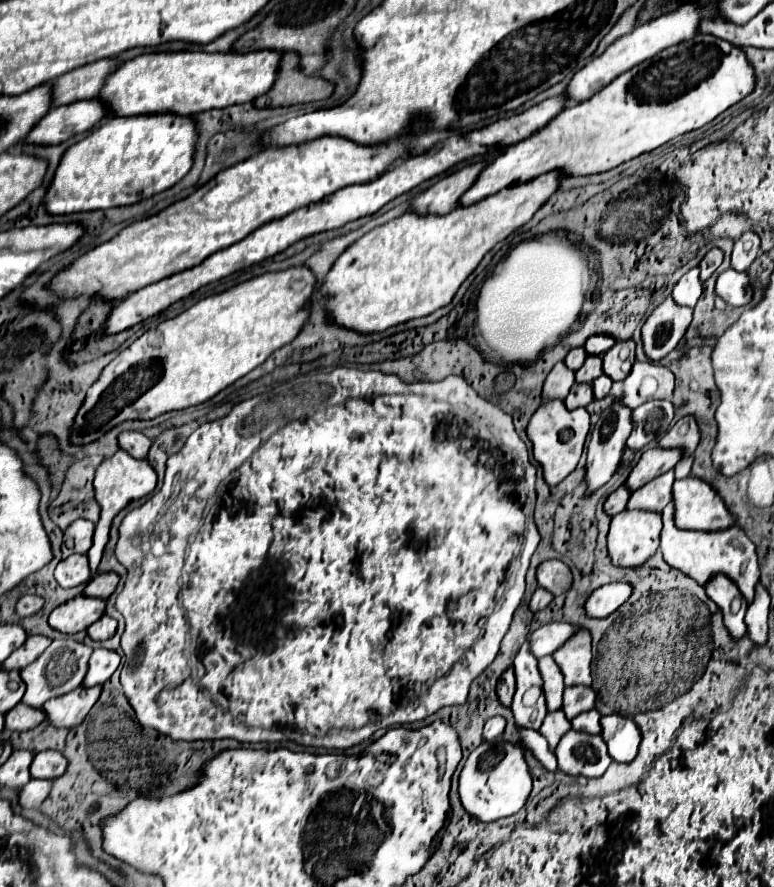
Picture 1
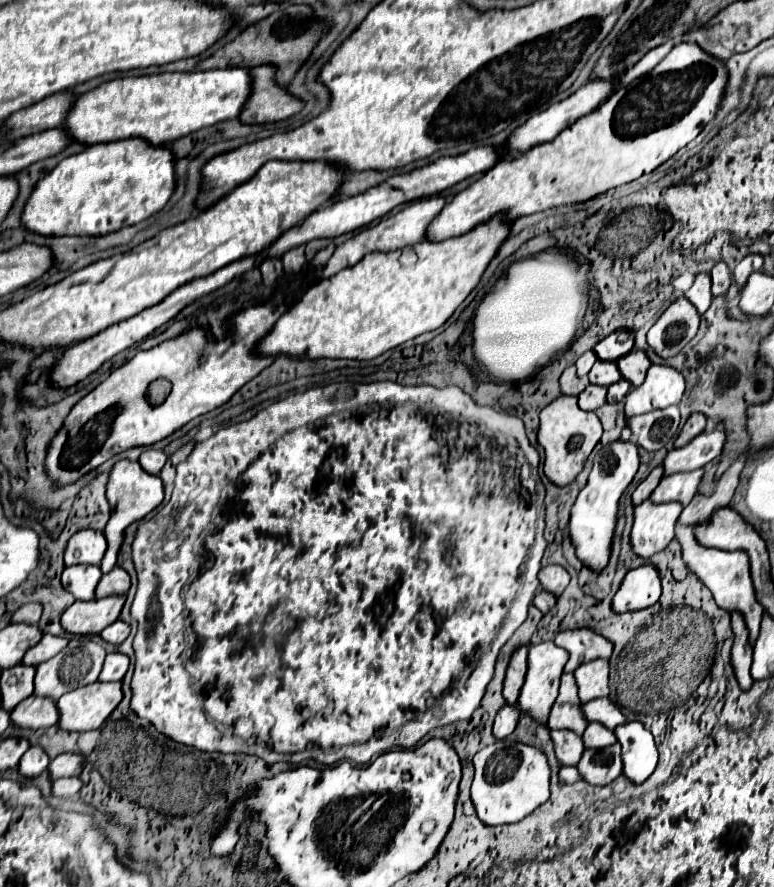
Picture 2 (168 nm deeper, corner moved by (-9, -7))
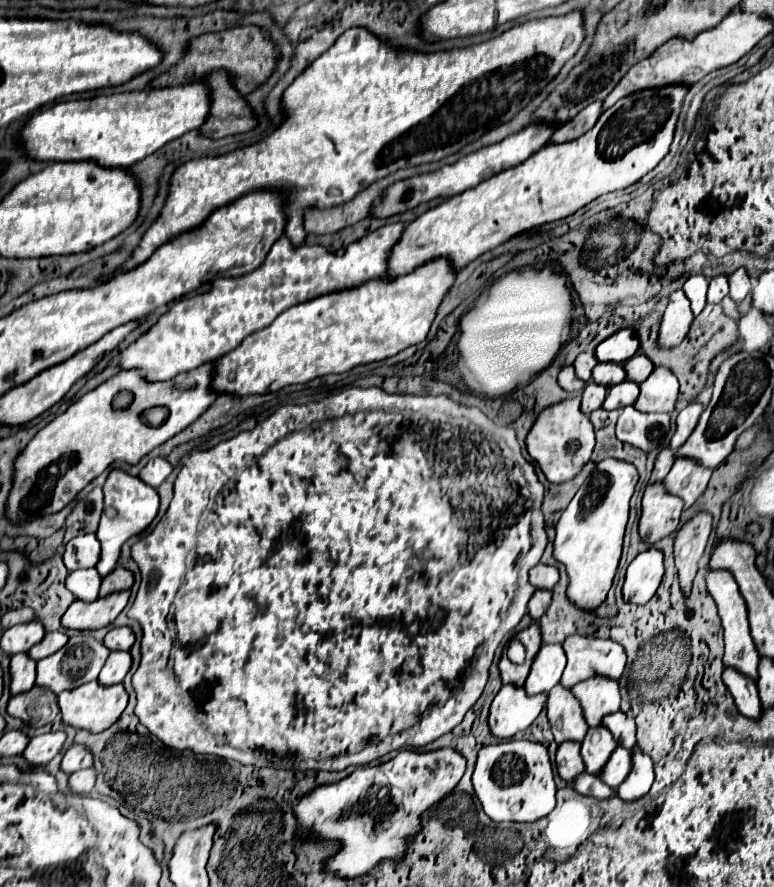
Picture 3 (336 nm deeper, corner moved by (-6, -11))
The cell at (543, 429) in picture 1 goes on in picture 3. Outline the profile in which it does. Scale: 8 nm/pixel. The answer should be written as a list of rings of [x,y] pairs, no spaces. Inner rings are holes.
[[[572,396],[542,410],[530,434],[526,436],[526,446],[530,456],[540,464],[548,482],[562,484],[572,480],[590,460],[590,454],[594,450],[594,428],[590,418],[580,412],[580,396]]]

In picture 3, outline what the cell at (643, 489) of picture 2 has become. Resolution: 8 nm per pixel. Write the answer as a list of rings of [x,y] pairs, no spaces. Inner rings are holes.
[[[664,448],[656,458],[656,464],[654,464],[654,470],[652,470],[652,476],[650,476],[650,484],[662,482],[666,478],[666,474],[670,472],[672,464],[674,464],[674,454],[672,454],[670,448]]]

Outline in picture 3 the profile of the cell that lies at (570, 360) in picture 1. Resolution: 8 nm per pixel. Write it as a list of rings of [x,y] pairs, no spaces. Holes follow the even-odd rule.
[[[584,352],[584,354],[580,354],[580,356],[576,358],[576,362],[574,362],[576,376],[578,376],[580,380],[586,380],[586,382],[590,382],[590,380],[592,380],[590,372],[592,372],[592,368],[594,368],[596,364],[598,364],[598,360],[596,360],[596,356],[594,356],[594,354],[590,354],[590,352]]]

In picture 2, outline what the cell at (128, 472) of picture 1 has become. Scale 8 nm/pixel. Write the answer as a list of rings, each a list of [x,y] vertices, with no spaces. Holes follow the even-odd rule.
[[[119,460],[111,474],[109,474],[109,482],[107,482],[107,500],[109,500],[109,506],[111,506],[111,518],[103,530],[103,536],[107,540],[107,552],[99,564],[101,572],[107,574],[111,572],[111,568],[115,566],[117,562],[117,554],[119,554],[119,548],[123,544],[123,536],[125,536],[125,530],[129,524],[137,522],[137,520],[143,520],[151,510],[155,510],[161,502],[163,502],[163,482],[159,480],[159,476],[151,476],[147,474],[139,462],[131,462],[131,460]]]

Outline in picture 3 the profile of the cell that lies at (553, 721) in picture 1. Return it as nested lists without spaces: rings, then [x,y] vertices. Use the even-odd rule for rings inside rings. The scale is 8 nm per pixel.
[[[566,740],[564,744],[558,746],[556,752],[556,766],[558,766],[558,774],[560,778],[564,778],[566,782],[572,782],[574,776],[584,772],[584,762],[580,756],[580,744]]]

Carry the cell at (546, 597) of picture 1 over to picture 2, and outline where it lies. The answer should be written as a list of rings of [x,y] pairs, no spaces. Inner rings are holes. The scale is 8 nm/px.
[[[541,590],[541,592],[533,598],[533,604],[535,604],[543,614],[547,614],[547,612],[555,606],[555,596],[553,596],[551,592],[547,592],[547,590]]]

